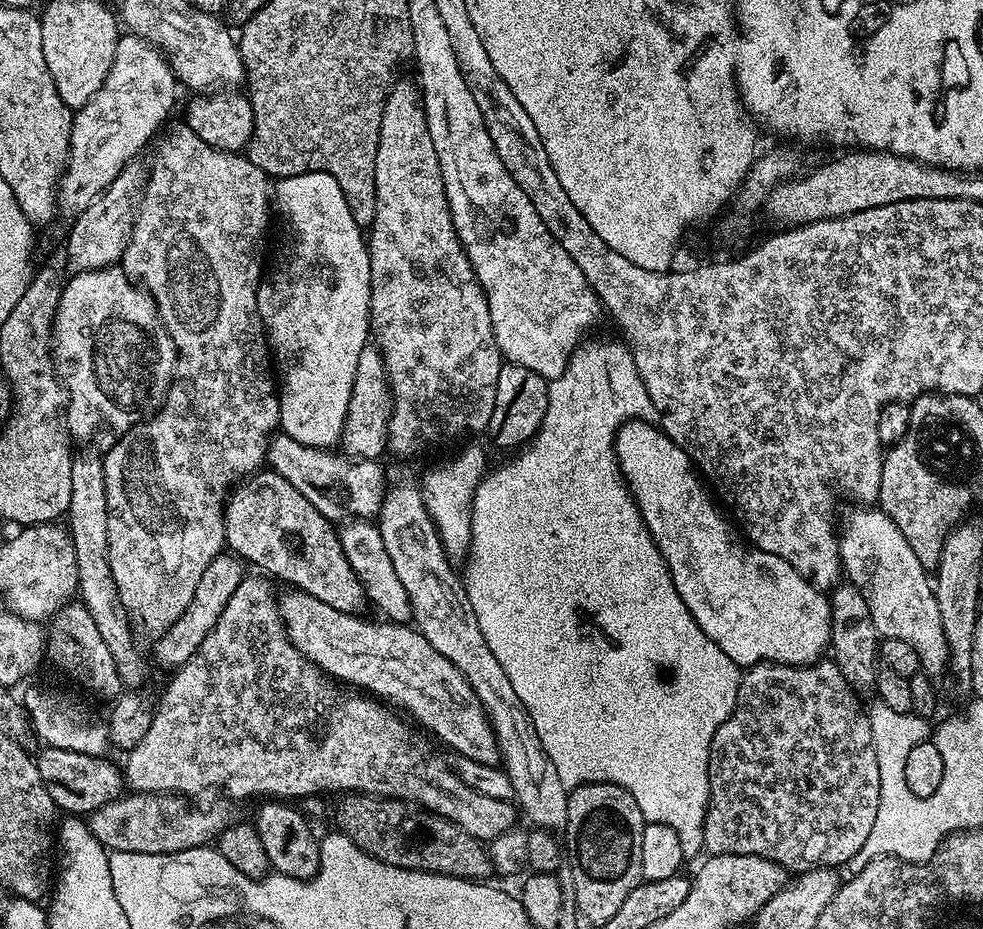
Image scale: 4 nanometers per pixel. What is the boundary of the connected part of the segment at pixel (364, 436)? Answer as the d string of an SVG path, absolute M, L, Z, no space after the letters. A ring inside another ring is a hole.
M365 346L358 358L356 385L350 398L348 413L344 419L344 429L338 441L343 455L357 460L379 461L380 455L386 452L388 442L388 417L392 407L392 390L388 374L384 370L384 358L379 348Z

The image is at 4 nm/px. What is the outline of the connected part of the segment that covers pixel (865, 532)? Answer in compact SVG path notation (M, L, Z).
M860 511L864 512L854 513L852 522L848 523L845 530L843 528L838 536L843 571L851 584L862 594L862 598L866 598L866 606L870 606L870 618L874 618L874 626L881 637L902 638L904 642L910 642L910 646L914 646L914 650L918 650L922 671L931 678L937 678L947 668L949 671L950 653L929 569L922 566L918 554L914 554L914 550L910 550L910 542L906 542L902 530L898 530L898 526L894 526L894 522L884 511Z

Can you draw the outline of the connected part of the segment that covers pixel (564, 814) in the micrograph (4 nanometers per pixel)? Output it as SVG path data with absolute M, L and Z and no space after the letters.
M400 480L385 491L378 527L382 542L386 542L386 552L394 562L395 573L406 586L415 619L420 619L420 631L434 650L450 658L462 670L484 703L484 713L492 724L500 747L502 767L514 786L514 800L523 819L525 816L532 826L552 834L559 833L559 828L560 831L567 829L569 789L562 786L562 778L558 778L554 762L546 750L542 750L538 730L534 730L534 722L522 698L518 698L514 686L510 686L506 670L502 670L498 658L494 658L490 646L486 646L486 637L482 634L482 626L478 626L474 606L470 606L470 598L457 569L456 572L452 569L453 561L444 551L444 544L432 525L417 481L415 484L412 480Z

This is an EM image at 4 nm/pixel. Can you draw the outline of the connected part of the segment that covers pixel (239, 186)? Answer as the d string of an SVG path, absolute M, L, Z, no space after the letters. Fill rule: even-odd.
M187 126L170 129L165 134L164 141L157 146L156 157L152 160L152 168L150 164L147 169L144 190L140 193L136 220L132 224L132 237L124 251L122 271L151 296L156 314L164 323L164 329L170 334L172 348L180 355L180 361L178 359L175 361L176 377L168 387L159 412L139 424L131 425L128 433L118 440L114 447L103 453L106 510L108 511L108 561L112 580L116 583L118 603L125 613L132 612L134 619L141 620L150 631L156 632L155 634L166 632L188 609L206 566L210 566L212 559L225 551L226 497L233 486L239 485L245 478L253 475L265 463L268 442L280 428L280 397L278 384L274 379L274 364L270 359L270 343L264 331L262 313L256 308L258 306L256 295L262 285L260 275L264 272L263 244L268 236L268 223L272 220L272 212L274 216L274 188L270 183L270 177L247 155L218 150L204 142Z

